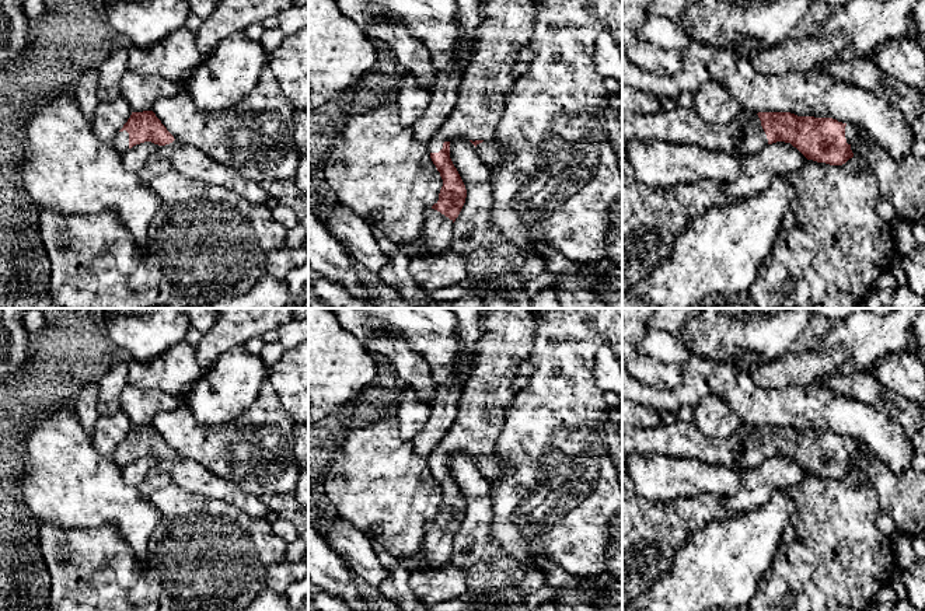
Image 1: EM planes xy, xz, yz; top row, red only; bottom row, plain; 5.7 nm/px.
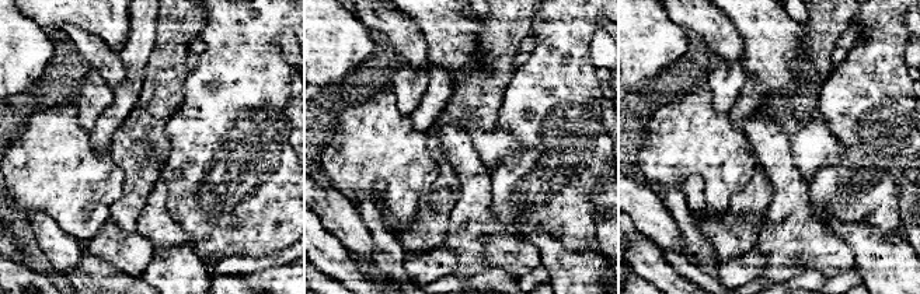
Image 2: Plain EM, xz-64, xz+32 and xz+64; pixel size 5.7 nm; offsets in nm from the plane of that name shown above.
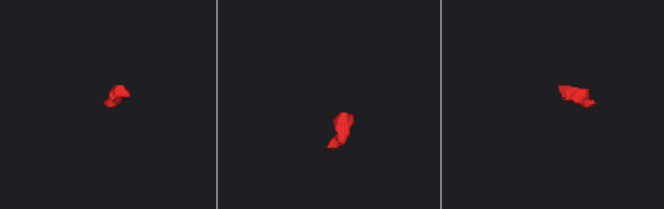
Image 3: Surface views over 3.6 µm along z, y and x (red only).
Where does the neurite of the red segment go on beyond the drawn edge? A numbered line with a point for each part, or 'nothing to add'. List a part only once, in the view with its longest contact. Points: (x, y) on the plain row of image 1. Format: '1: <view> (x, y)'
1: xz (436, 550)
2: yz (753, 454)

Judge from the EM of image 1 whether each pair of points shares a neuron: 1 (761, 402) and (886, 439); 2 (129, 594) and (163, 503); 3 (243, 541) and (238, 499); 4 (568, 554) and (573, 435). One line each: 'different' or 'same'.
1: same
2: same
3: different
4: same

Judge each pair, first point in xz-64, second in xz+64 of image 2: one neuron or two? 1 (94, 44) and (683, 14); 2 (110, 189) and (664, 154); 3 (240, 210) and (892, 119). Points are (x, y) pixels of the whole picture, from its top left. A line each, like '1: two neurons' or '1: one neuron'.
1: one neuron
2: one neuron
3: one neuron

